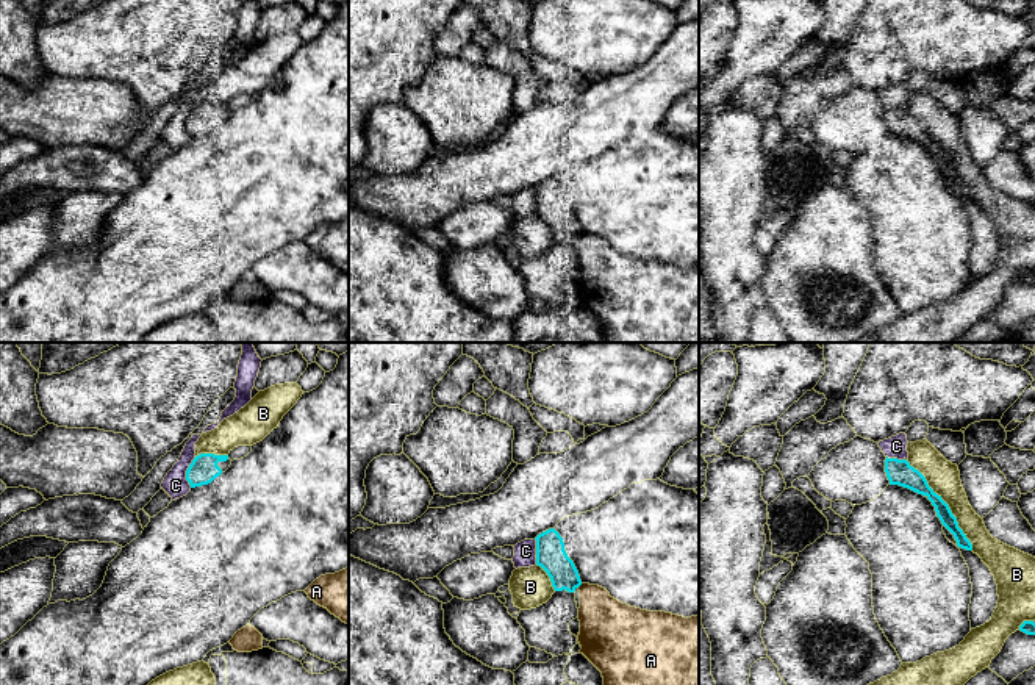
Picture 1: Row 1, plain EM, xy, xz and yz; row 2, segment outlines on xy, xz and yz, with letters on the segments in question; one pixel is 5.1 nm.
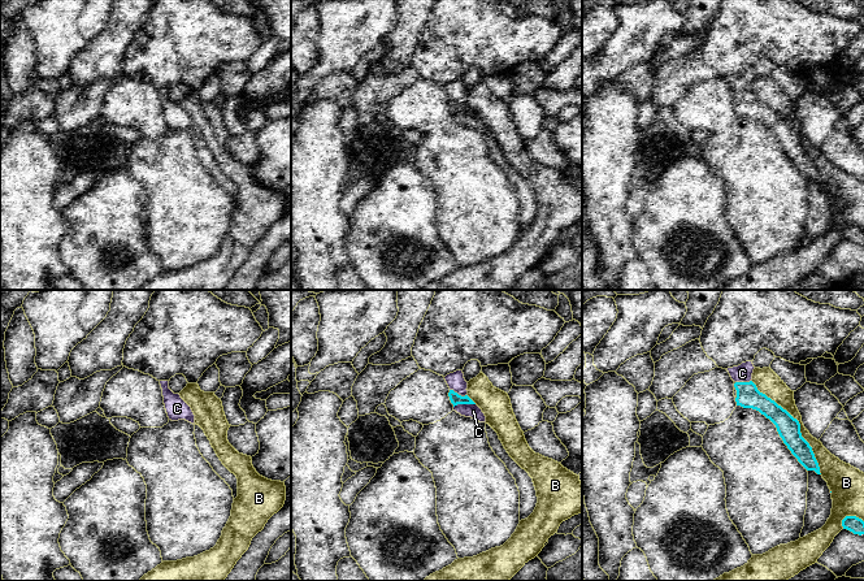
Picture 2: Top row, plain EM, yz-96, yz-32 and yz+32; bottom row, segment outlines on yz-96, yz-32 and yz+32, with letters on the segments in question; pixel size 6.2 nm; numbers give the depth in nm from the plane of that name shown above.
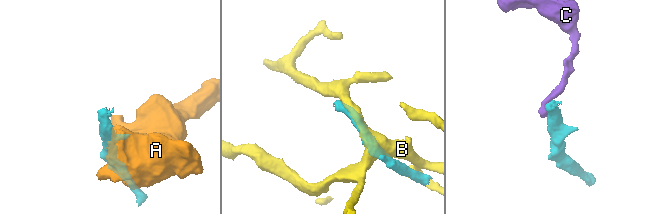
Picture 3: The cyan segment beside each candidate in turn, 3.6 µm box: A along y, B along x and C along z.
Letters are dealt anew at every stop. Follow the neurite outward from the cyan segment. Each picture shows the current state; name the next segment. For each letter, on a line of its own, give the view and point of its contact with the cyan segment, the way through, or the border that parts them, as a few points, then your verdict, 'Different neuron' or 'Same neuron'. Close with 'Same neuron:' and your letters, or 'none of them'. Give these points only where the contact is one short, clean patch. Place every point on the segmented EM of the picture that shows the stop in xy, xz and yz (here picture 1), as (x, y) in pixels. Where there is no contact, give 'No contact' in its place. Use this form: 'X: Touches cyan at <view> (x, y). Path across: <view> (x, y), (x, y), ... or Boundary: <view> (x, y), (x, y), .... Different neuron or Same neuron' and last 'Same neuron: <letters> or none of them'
A: Touches cyan at xz (579, 585). Different neuron
B: Touches cyan at yz (946, 504). Different neuron
C: Touches cyan at xy (186, 473). Boundary: xy (196, 457), (186, 471), (189, 487). Different neuron
Same neuron: none of them

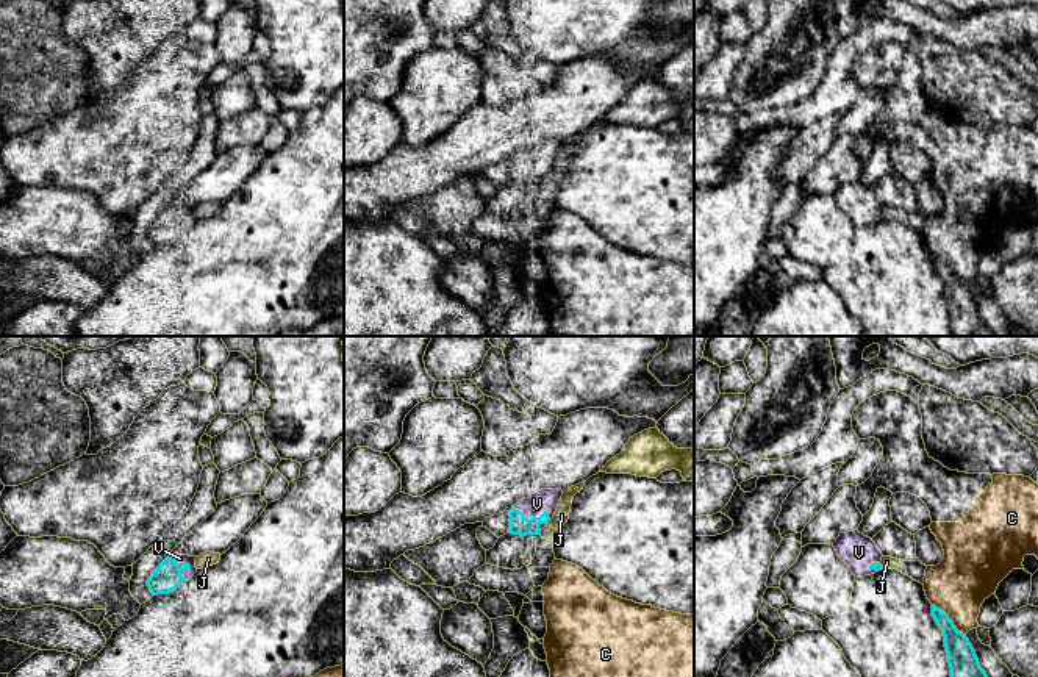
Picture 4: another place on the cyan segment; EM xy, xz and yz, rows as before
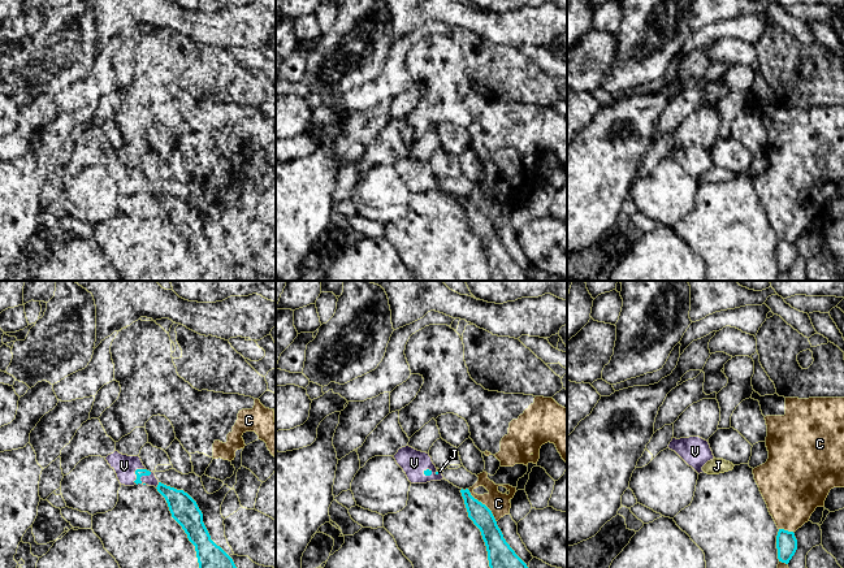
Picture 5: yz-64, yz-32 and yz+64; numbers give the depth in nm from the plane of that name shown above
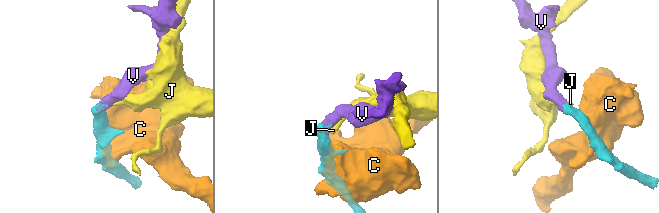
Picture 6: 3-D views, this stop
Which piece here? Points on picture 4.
C: Touches cyan at yz (949, 619). Different neuron
J: Touches cyan at xz (547, 522). Different neuron
V: Touches cyan at xz (533, 518). Same neuron
Same neuron: V

